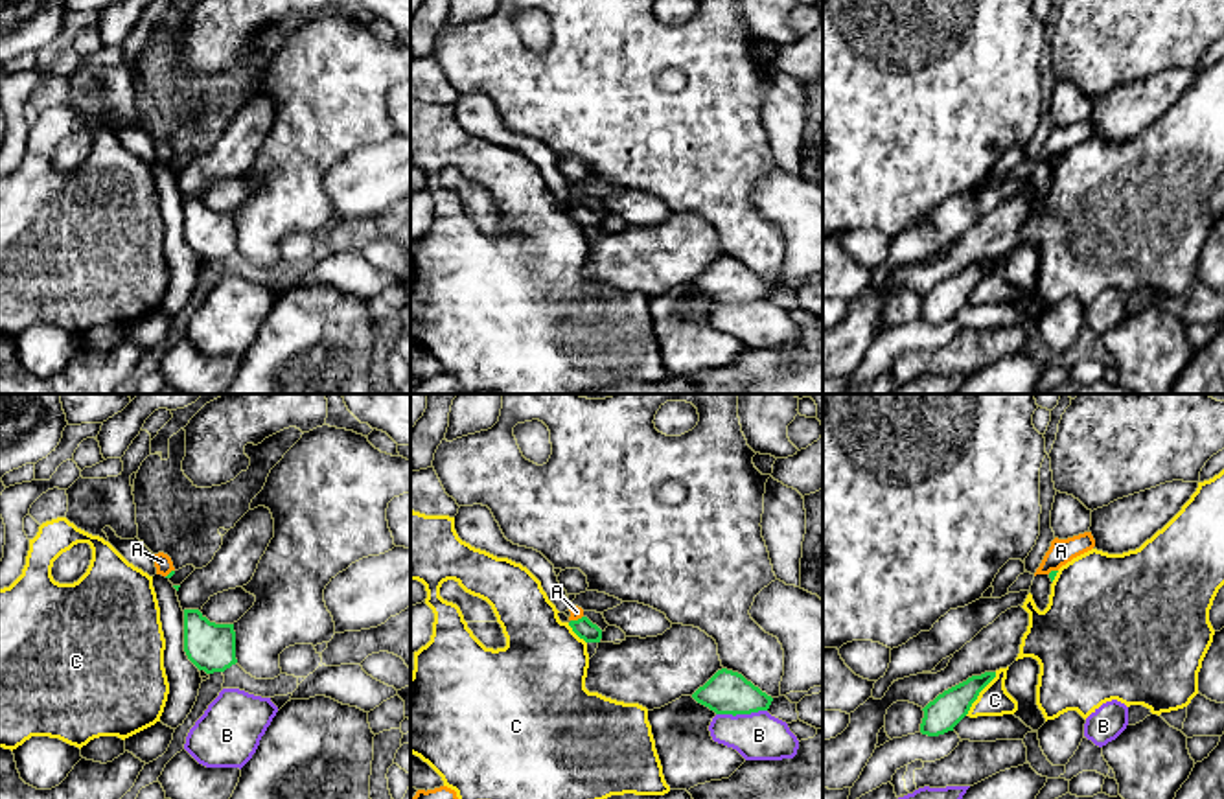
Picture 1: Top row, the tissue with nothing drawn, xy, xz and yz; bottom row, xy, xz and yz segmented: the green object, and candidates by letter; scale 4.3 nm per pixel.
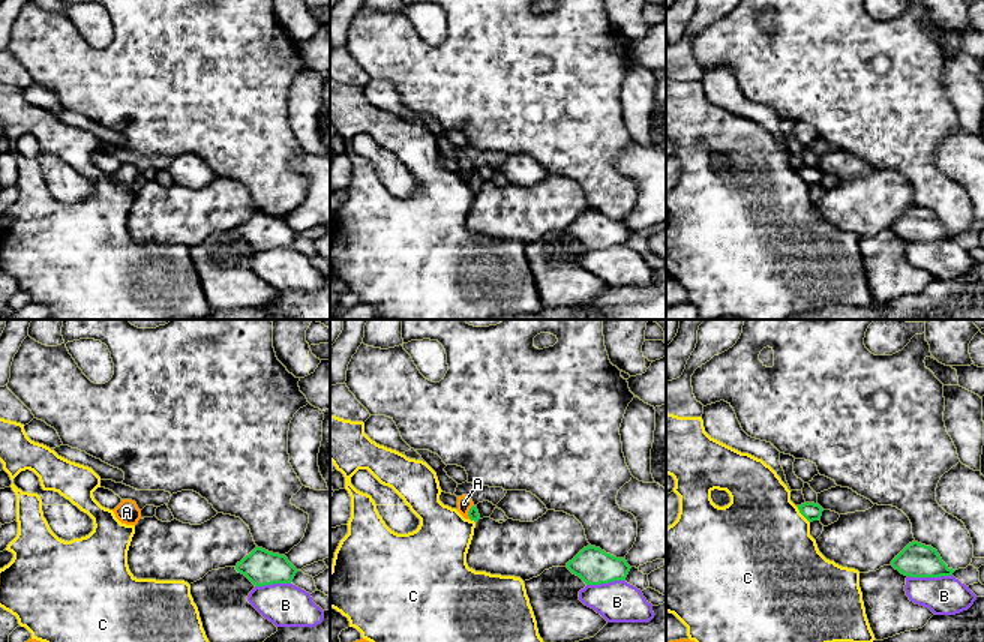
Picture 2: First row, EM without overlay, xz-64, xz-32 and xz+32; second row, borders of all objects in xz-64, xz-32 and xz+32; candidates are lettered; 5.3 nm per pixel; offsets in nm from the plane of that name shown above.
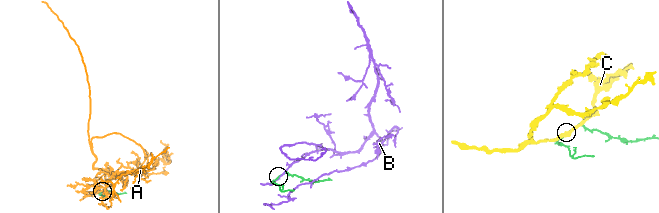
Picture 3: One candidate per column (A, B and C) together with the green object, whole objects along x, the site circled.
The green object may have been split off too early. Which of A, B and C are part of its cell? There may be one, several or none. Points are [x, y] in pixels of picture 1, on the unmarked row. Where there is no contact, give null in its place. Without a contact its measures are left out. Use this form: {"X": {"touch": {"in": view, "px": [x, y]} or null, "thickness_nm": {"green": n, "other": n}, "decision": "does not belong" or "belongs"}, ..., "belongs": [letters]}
{"A": {"touch": {"in": "xz", "px": [578, 207]}, "thickness_nm": {"green": 90, "other": 50}, "decision": "does not belong"}, "B": {"touch": {"in": "xz", "px": [740, 301]}, "thickness_nm": {"green": 190, "other": 200}, "decision": "does not belong"}, "C": {"touch": {"in": "yz", "px": [978, 282]}, "thickness_nm": {"green": 150, "other": 140}, "decision": "does not belong"}, "belongs": []}

